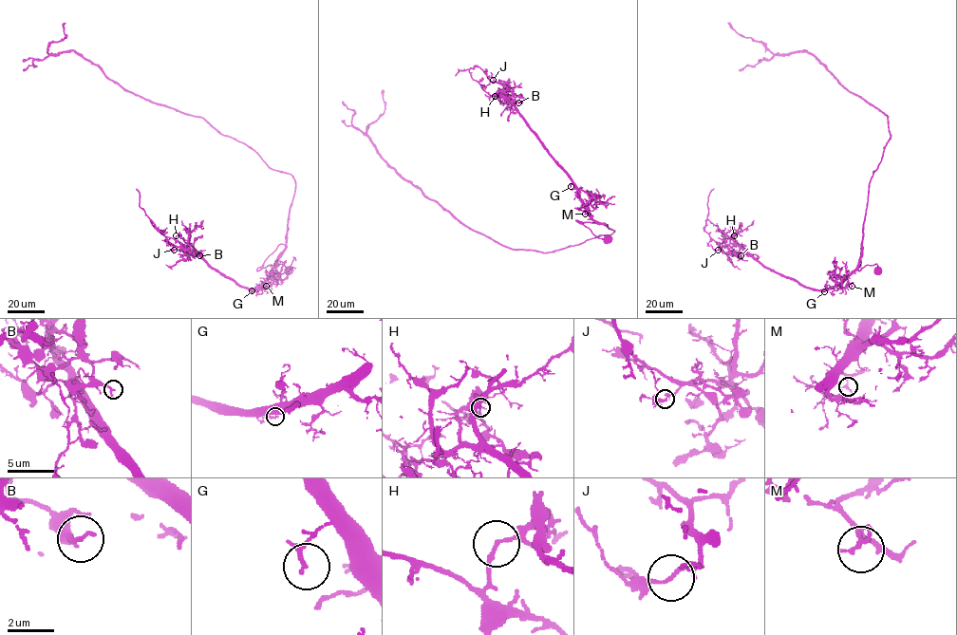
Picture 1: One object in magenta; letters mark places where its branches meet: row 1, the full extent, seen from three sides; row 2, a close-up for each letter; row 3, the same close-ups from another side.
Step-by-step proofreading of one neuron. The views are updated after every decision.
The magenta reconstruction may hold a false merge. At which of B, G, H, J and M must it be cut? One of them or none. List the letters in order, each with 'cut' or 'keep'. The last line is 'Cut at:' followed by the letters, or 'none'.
B: keep
G: keep
H: cut
J: keep
M: keep
Cut at: H

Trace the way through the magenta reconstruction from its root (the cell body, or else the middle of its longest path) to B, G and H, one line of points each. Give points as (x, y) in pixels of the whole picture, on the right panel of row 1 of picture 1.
B: (878, 270), (876, 264), (858, 270), (861, 244), (854, 270), (837, 285), (814, 289), (727, 246), (741, 255)
G: (878, 270), (876, 264), (858, 270), (861, 244), (858, 266), (837, 285), (824, 291)
H: (878, 270), (858, 270), (861, 244), (854, 270), (814, 289), (771, 270), (731, 244), (734, 236)

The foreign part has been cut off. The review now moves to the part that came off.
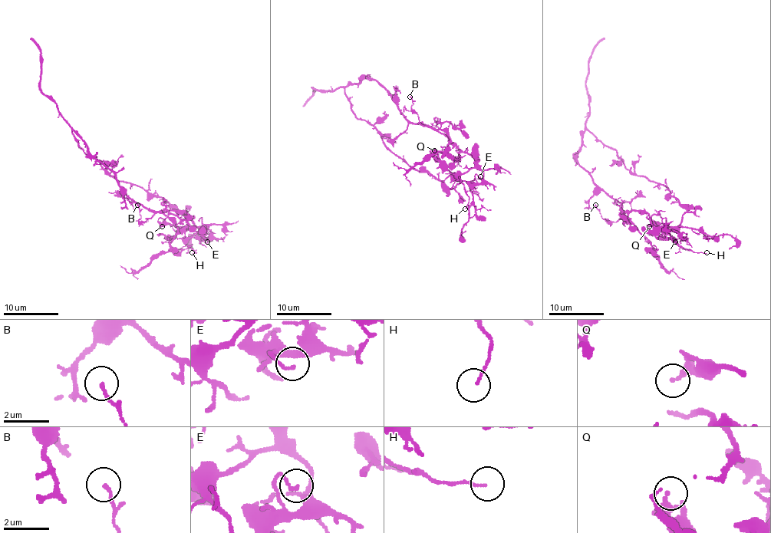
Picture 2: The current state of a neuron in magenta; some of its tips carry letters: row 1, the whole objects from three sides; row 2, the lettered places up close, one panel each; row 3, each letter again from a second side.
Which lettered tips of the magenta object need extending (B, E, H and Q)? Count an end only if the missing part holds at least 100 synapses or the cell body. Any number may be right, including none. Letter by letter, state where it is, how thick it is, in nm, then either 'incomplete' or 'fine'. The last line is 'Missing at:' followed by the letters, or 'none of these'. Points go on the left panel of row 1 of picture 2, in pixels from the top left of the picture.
B: place (137, 205); calibre 130 nm; fine
E: place (207, 241); calibre 130 nm; fine
H: place (192, 252); calibre 90 nm; fine
Q: place (162, 226); calibre 190 nm; fine
Missing at: none of these

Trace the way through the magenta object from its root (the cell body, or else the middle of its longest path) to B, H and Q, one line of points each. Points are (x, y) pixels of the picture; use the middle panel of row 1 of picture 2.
B: (346, 97), (349, 84), (375, 79), (410, 121), (426, 126), (411, 108), (413, 103), (410, 97)
H: (346, 97), (349, 84), (375, 79), (410, 121), (443, 133), (460, 150), (446, 171), (463, 185), (465, 208)
Q: (346, 97), (353, 115), (367, 120), (392, 152), (453, 188), (459, 181), (434, 150)

